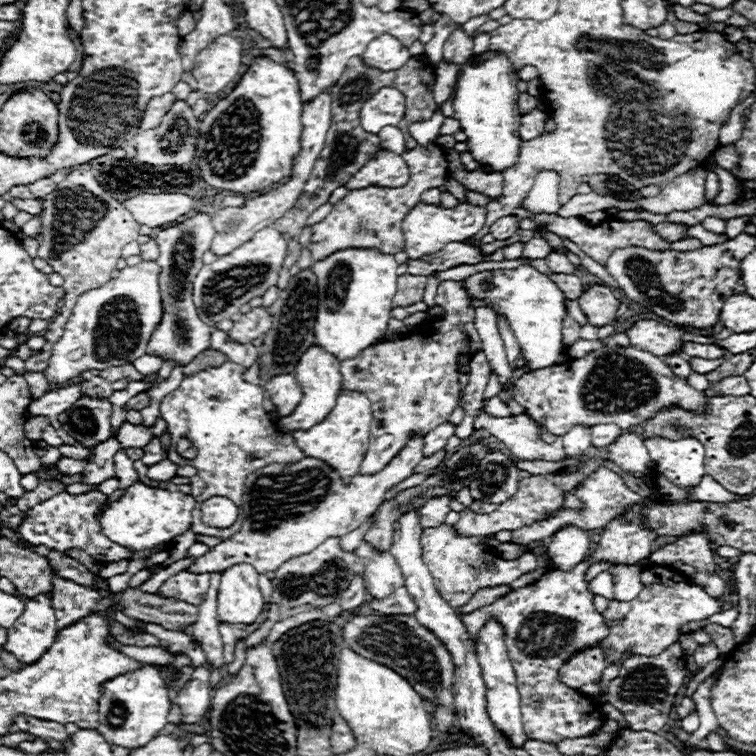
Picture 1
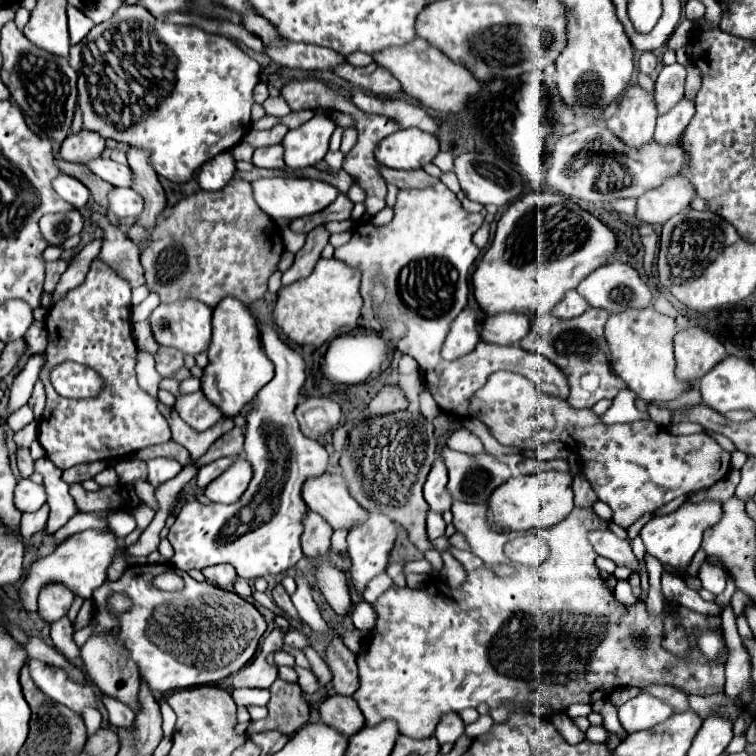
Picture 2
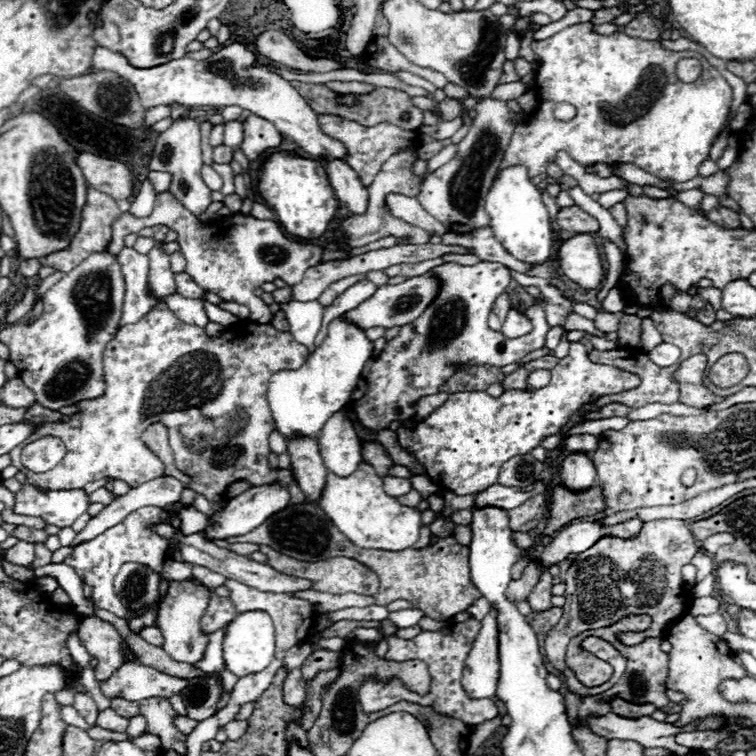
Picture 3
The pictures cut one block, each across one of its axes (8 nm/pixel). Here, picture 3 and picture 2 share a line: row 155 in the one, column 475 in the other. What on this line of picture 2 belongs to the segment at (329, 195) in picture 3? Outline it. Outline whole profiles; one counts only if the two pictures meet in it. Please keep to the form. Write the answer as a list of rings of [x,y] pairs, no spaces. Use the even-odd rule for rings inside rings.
[[[528,192],[508,206],[498,220],[498,228],[492,246],[478,264],[472,284],[474,296],[486,314],[496,312],[524,312],[524,314],[548,314],[568,290],[574,290],[590,272],[598,270],[616,252],[616,234],[602,224],[596,216],[572,204],[562,194],[552,192]]]

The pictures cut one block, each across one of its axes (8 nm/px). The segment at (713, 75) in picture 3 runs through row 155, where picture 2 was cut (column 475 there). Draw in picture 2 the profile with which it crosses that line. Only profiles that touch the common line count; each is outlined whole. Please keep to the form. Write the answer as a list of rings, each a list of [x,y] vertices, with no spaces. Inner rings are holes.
[[[454,502],[452,504],[452,514],[454,514],[454,526],[458,532],[462,532],[466,536],[466,542],[470,546],[470,552],[478,558],[482,558],[486,564],[512,564],[506,554],[504,554],[504,546],[508,540],[512,538],[520,538],[520,536],[526,536],[526,534],[536,534],[540,536],[540,540],[548,540],[548,546],[550,546],[550,558],[540,564],[540,566],[524,566],[524,564],[512,564],[516,568],[516,574],[510,576],[510,578],[498,578],[494,576],[488,568],[476,568],[472,572],[468,572],[466,580],[458,586],[458,588],[450,588],[444,580],[440,578],[434,578],[430,582],[426,582],[420,590],[418,588],[398,588],[398,586],[390,586],[372,606],[378,614],[378,620],[376,620],[376,626],[372,628],[370,632],[370,640],[368,640],[368,646],[366,650],[362,650],[358,654],[358,668],[360,668],[360,686],[358,690],[352,694],[352,698],[356,700],[358,708],[362,710],[364,718],[366,718],[366,726],[374,726],[378,724],[380,720],[386,720],[386,718],[394,718],[398,722],[398,728],[400,728],[400,734],[404,736],[412,736],[412,738],[428,738],[434,734],[440,718],[444,714],[458,714],[462,712],[464,708],[476,708],[478,704],[488,704],[490,708],[498,708],[502,704],[508,704],[508,702],[514,702],[514,704],[530,704],[530,706],[542,706],[544,710],[548,712],[564,712],[568,706],[572,704],[594,704],[606,696],[612,694],[612,690],[616,688],[624,688],[624,686],[648,686],[648,684],[676,684],[680,688],[684,688],[686,692],[690,694],[718,694],[718,692],[724,692],[724,682],[726,682],[726,676],[724,676],[724,666],[726,666],[726,660],[728,660],[728,646],[724,646],[718,654],[716,660],[710,660],[706,654],[702,654],[700,646],[698,646],[698,634],[696,630],[718,630],[722,626],[722,620],[718,616],[706,616],[706,614],[698,614],[694,610],[686,610],[686,608],[680,608],[678,610],[678,618],[680,618],[680,624],[682,628],[686,630],[686,636],[688,636],[688,644],[690,644],[690,650],[686,656],[672,656],[672,652],[668,652],[662,642],[664,642],[664,614],[658,614],[658,616],[652,616],[648,610],[646,610],[646,604],[636,600],[634,606],[622,606],[620,602],[616,602],[614,598],[614,592],[606,586],[604,578],[600,576],[600,570],[595,565],[597,554],[588,542],[587,534],[592,530],[609,530],[608,522],[600,518],[592,508],[574,508],[572,514],[568,516],[562,522],[546,528],[546,530],[533,530],[517,531],[517,532],[496,532],[490,528],[488,520],[486,520],[486,506],[482,504],[460,504],[460,502]]]

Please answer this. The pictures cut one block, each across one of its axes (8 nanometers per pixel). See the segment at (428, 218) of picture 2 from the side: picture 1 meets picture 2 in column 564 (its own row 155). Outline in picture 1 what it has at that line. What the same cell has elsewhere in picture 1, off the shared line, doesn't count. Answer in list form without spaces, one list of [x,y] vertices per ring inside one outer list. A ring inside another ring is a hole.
[[[380,150],[380,156],[374,156],[352,180],[348,180],[348,190],[368,188],[368,186],[384,186],[398,188],[408,182],[408,166],[402,156],[392,154],[388,150]]]

